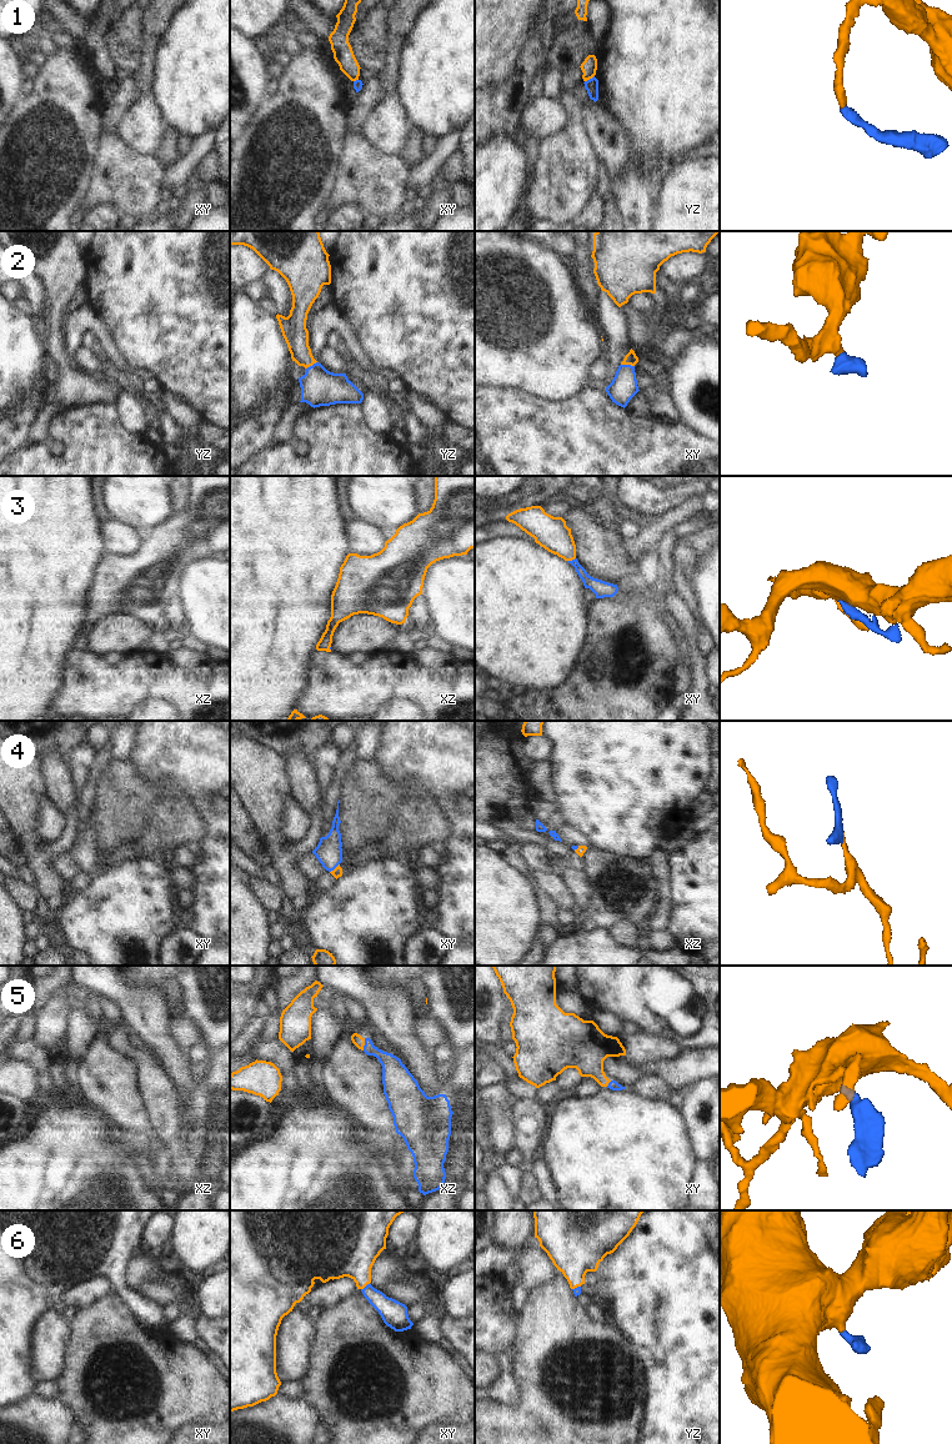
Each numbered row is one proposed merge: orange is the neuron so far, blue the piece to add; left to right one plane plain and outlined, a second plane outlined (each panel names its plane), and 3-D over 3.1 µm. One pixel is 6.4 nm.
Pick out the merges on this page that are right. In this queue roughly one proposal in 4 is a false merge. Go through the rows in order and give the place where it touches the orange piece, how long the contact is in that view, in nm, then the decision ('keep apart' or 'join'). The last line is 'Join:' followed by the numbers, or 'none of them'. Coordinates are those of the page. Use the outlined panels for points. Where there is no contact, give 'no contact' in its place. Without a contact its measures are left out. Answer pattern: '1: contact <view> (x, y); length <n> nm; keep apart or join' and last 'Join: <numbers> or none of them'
1: contact yz (589, 79); length 80 nm; keep apart
2: contact xy (627, 364); length 90 nm; join
3: contact xy (571, 560); length 60 nm; join
4: contact xy (335, 868); length 90 nm; join
5: contact xz (364, 1044); length 80 nm; join
6: contact xy (365, 1285); length 70 nm; join
Join: 2, 3, 4, 5, 6

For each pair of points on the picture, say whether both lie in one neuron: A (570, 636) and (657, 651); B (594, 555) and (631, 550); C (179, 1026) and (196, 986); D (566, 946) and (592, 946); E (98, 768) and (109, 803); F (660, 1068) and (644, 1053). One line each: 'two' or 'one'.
A: two
B: two
C: two
D: one
E: two
F: two

